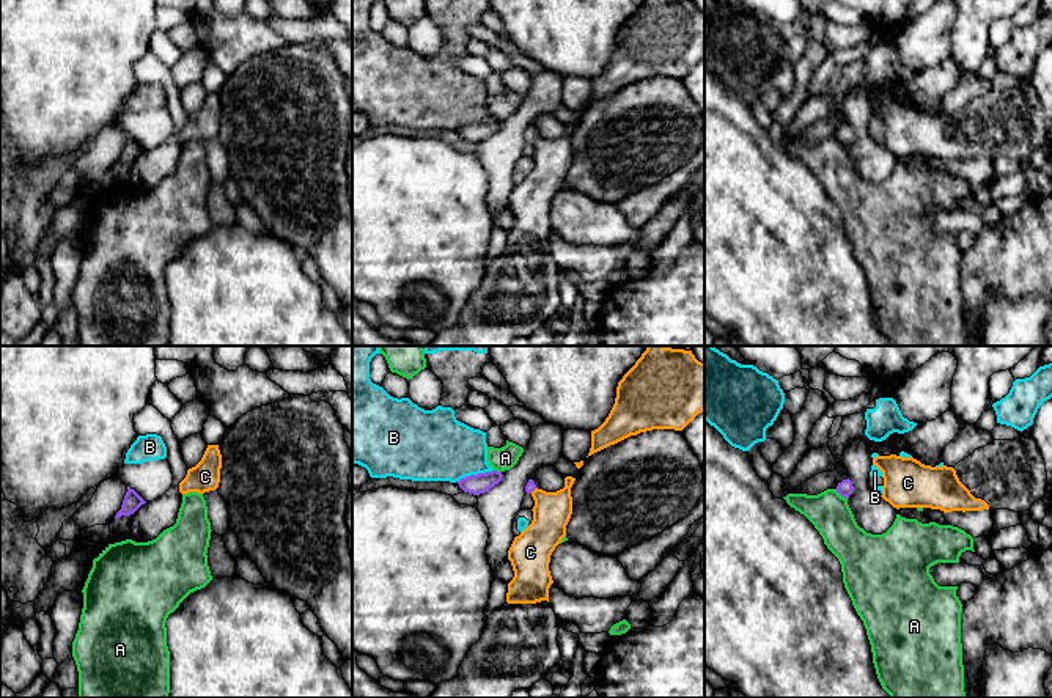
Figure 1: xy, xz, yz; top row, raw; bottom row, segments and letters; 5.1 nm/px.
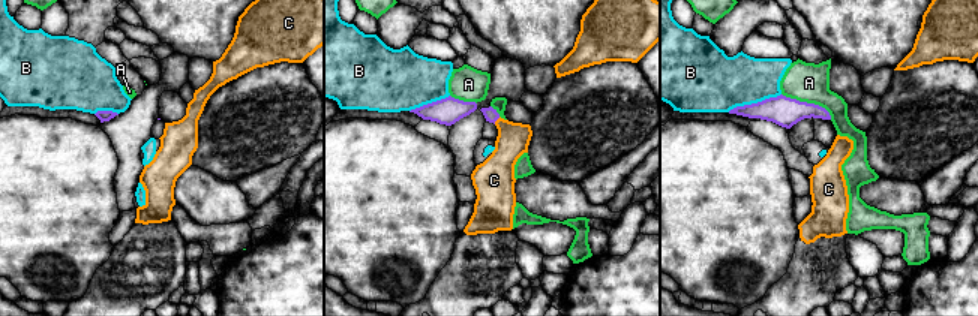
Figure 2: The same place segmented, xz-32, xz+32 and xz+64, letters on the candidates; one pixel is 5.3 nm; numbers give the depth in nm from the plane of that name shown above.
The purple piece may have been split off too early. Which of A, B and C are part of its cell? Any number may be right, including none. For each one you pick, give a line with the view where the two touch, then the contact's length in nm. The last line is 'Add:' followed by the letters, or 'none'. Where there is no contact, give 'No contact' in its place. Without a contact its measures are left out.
C: Touches purple in xz. Shared border 50 nm
Add: C

